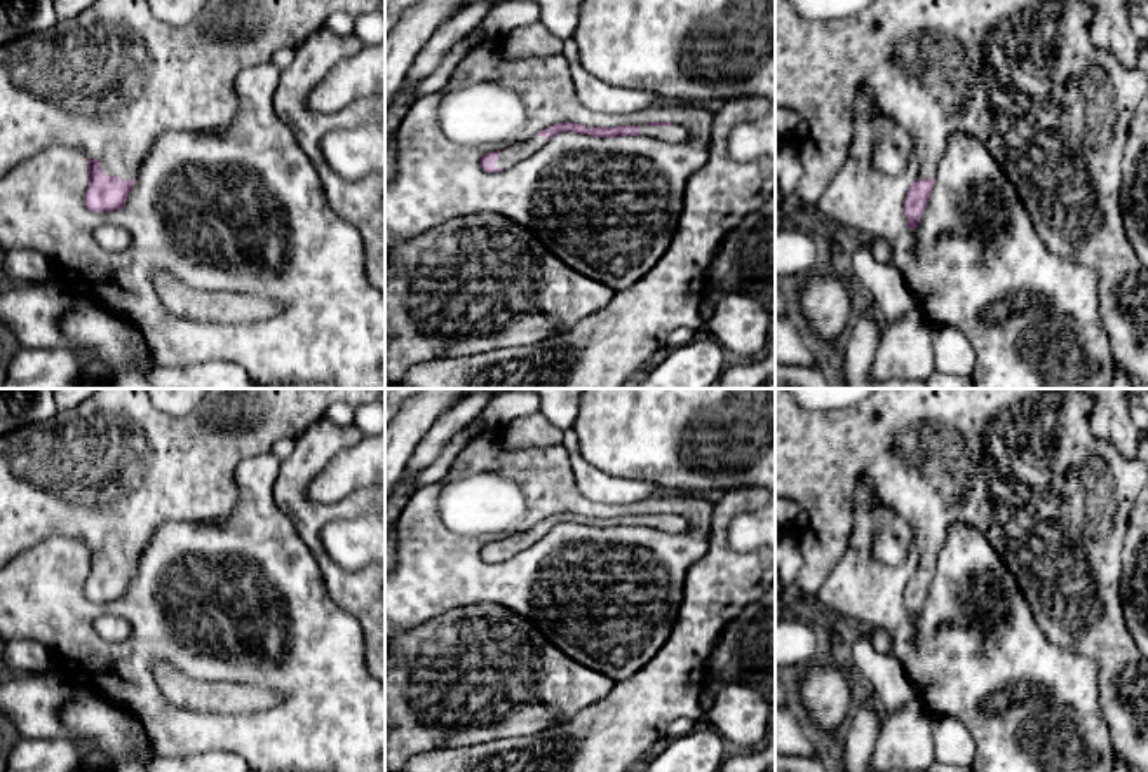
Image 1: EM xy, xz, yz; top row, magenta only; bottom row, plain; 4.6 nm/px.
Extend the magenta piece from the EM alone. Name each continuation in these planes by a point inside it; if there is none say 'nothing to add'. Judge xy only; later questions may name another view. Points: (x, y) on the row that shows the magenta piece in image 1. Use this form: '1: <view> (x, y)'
1: xy (108, 82)

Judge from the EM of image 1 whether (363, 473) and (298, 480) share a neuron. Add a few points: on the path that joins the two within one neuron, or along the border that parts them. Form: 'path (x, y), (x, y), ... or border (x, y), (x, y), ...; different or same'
path (347, 473), (333, 473), (324, 464), (314, 473); same

